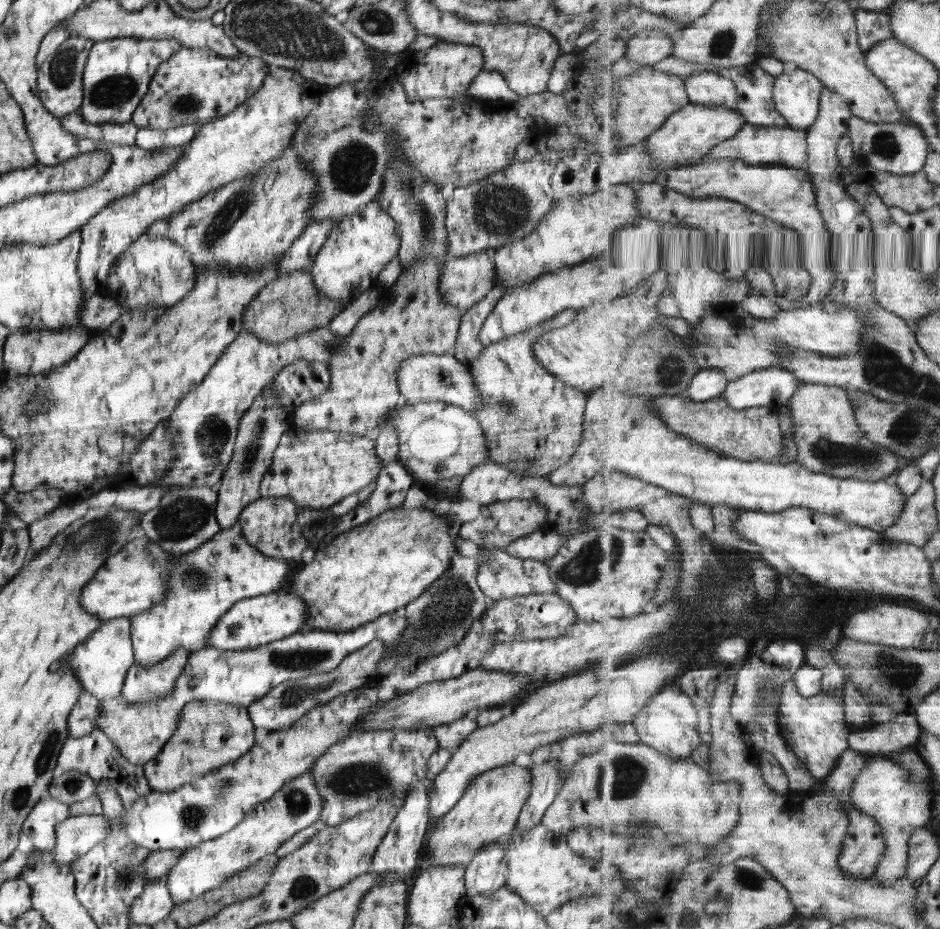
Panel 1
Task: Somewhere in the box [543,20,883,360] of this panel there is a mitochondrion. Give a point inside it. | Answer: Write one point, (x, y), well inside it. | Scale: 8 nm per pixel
(722, 44)

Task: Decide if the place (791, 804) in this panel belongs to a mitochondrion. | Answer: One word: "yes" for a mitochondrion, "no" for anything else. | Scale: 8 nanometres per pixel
no

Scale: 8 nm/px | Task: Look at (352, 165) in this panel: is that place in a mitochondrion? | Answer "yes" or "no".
yes

